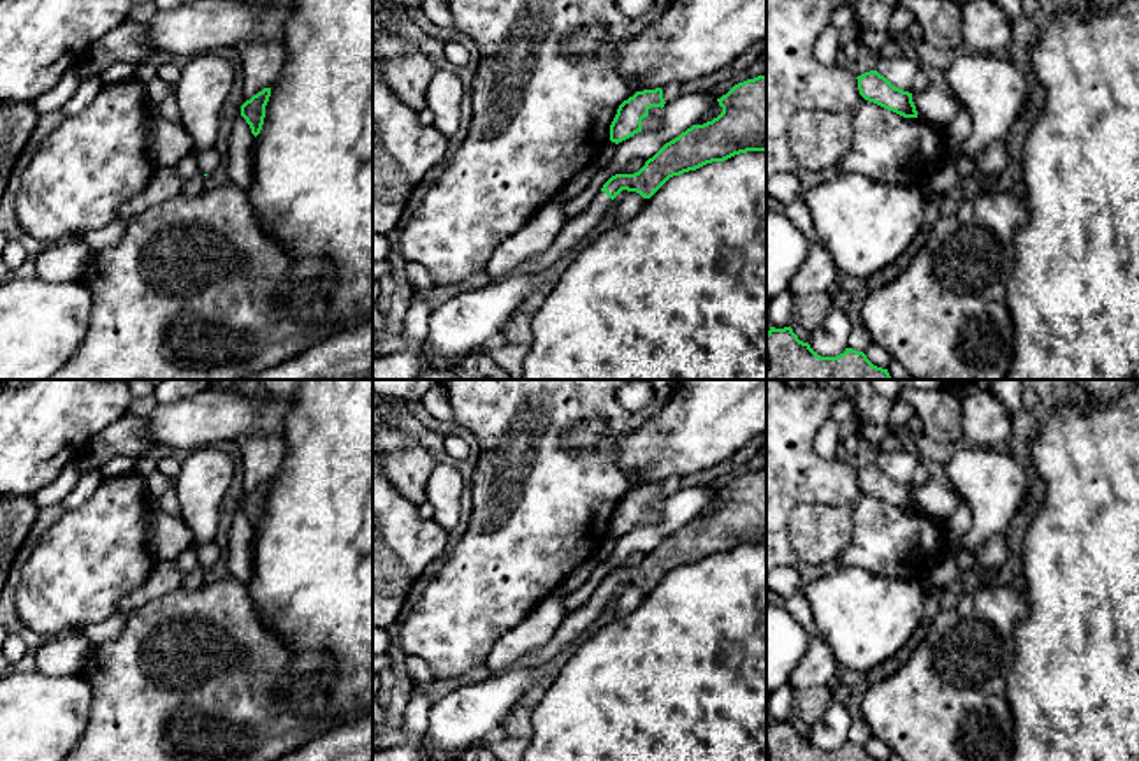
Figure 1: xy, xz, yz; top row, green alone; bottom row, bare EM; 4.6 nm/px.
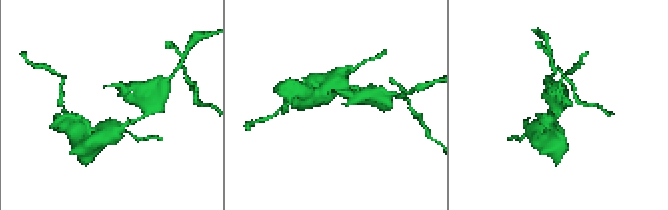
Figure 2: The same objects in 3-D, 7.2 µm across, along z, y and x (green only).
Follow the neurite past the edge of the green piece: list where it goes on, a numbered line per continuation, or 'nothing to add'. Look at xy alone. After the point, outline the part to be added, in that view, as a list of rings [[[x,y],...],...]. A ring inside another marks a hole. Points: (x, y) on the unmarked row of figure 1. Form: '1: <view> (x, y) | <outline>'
nothing to add

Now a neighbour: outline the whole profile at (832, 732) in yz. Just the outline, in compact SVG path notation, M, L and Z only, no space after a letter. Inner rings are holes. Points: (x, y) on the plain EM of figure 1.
M833 701L824 715L810 726L809 738L821 750L837 750L849 742L852 715L847 707Z

